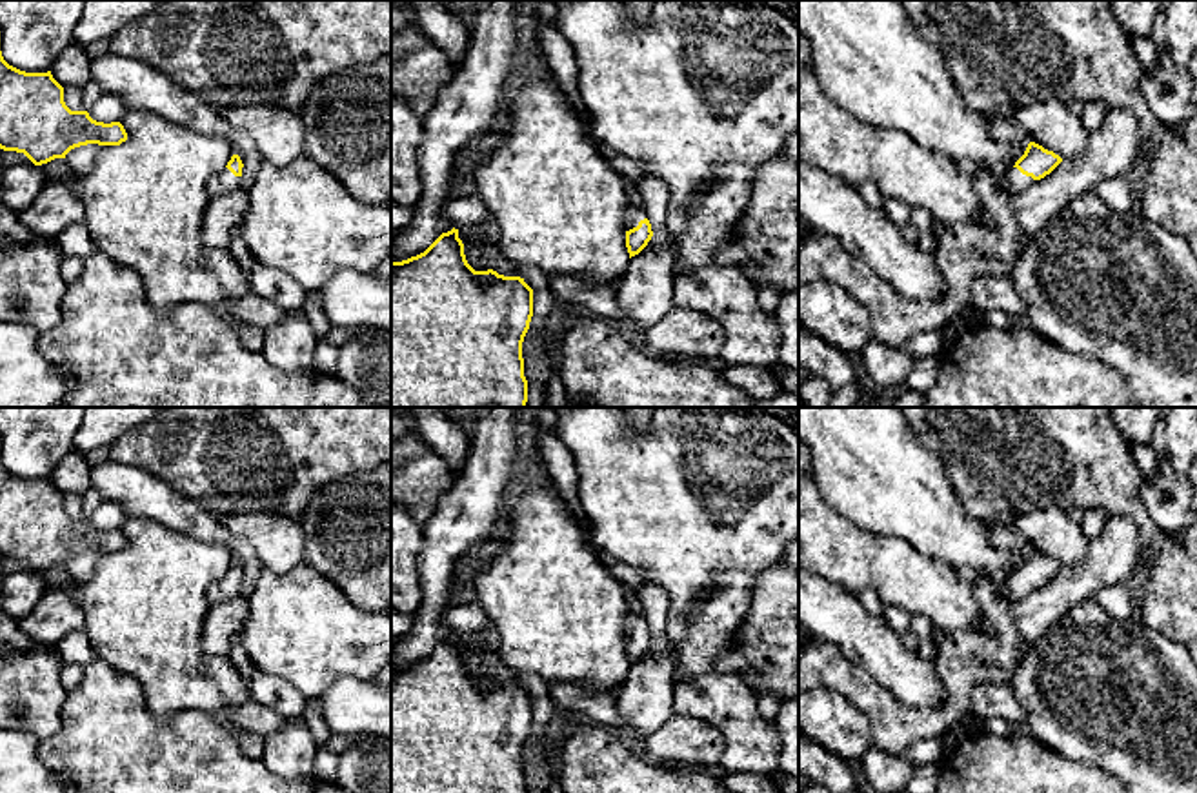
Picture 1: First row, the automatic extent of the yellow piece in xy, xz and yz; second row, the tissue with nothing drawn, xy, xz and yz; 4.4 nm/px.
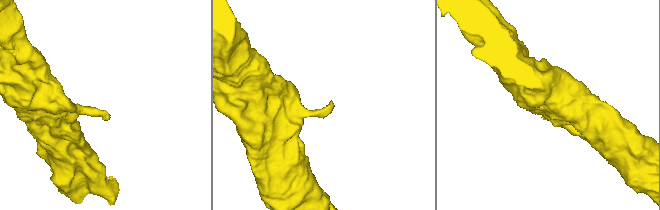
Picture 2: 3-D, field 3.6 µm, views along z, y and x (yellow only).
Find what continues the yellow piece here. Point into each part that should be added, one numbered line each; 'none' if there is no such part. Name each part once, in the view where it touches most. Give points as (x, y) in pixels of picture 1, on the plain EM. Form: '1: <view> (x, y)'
1: yz (1014, 588)

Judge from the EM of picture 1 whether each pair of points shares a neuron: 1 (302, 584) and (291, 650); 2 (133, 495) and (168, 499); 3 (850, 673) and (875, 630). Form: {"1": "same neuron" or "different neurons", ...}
{"1": "same neuron", "2": "same neuron", "3": "different neurons"}

